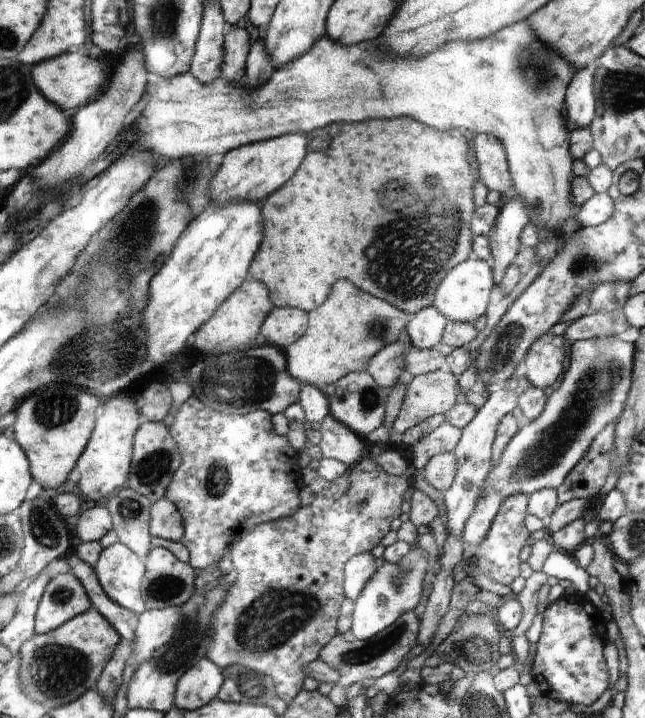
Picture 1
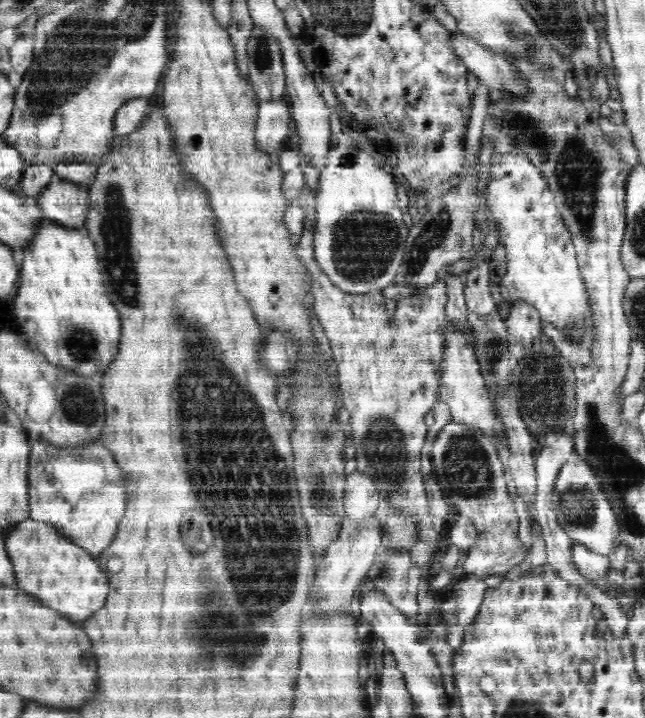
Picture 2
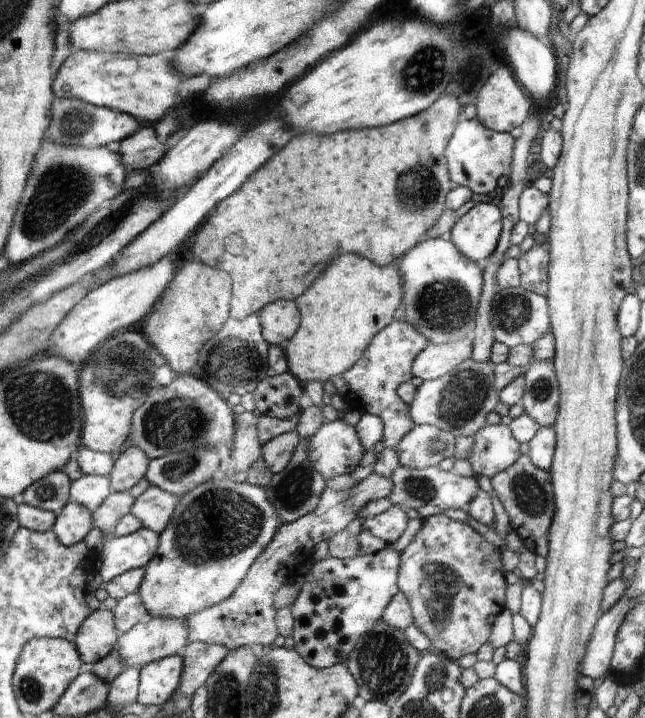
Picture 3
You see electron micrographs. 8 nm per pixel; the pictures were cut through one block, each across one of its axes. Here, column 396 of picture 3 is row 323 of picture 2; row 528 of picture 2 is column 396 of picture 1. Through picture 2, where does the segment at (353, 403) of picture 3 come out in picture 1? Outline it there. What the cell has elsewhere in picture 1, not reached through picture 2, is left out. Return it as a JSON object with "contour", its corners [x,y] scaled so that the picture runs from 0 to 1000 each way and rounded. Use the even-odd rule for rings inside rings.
{"contour":[[[691,513],[645,522],[631,536],[620,574],[609,588],[608,606],[626,604],[633,596],[667,579],[698,574],[707,561],[707,529]]]}

